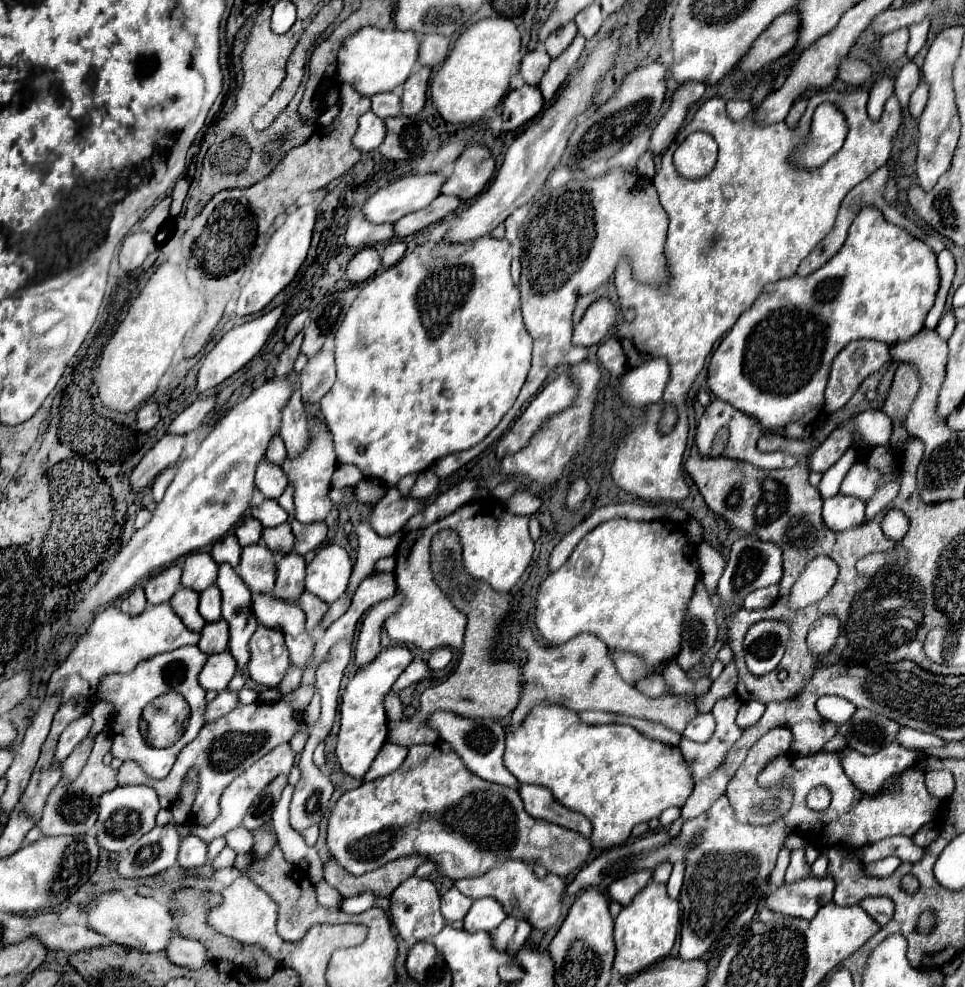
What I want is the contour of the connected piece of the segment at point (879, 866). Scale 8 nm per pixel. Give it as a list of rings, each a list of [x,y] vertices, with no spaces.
[[[890,856],[877,862],[871,862],[871,864],[863,864],[863,872],[867,876],[873,876],[873,878],[883,878],[890,876],[901,864],[899,858]]]

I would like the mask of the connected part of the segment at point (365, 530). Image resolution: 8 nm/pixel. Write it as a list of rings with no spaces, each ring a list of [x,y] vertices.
[[[353,502],[349,508],[349,516],[351,516],[351,522],[355,526],[355,532],[359,536],[359,550],[357,550],[357,560],[355,560],[355,566],[353,566],[353,574],[351,574],[351,580],[349,580],[349,588],[347,592],[353,594],[357,590],[357,586],[361,584],[361,580],[365,576],[369,576],[373,572],[373,564],[379,560],[379,558],[387,558],[387,556],[393,556],[403,534],[397,532],[389,538],[381,538],[377,536],[367,522],[361,522],[359,520],[359,514],[357,514],[357,504]]]

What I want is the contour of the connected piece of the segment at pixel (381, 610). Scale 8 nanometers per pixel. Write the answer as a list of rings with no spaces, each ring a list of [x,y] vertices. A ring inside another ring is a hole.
[[[395,596],[391,600],[379,602],[377,606],[373,606],[369,610],[367,618],[363,620],[363,628],[361,628],[357,646],[355,646],[355,670],[373,662],[373,658],[381,652],[381,646],[379,646],[381,626],[385,622],[385,618],[399,608],[399,604],[401,604],[401,598]]]

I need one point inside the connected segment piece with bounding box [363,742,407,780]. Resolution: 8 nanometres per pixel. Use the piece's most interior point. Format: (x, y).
(390, 757)

